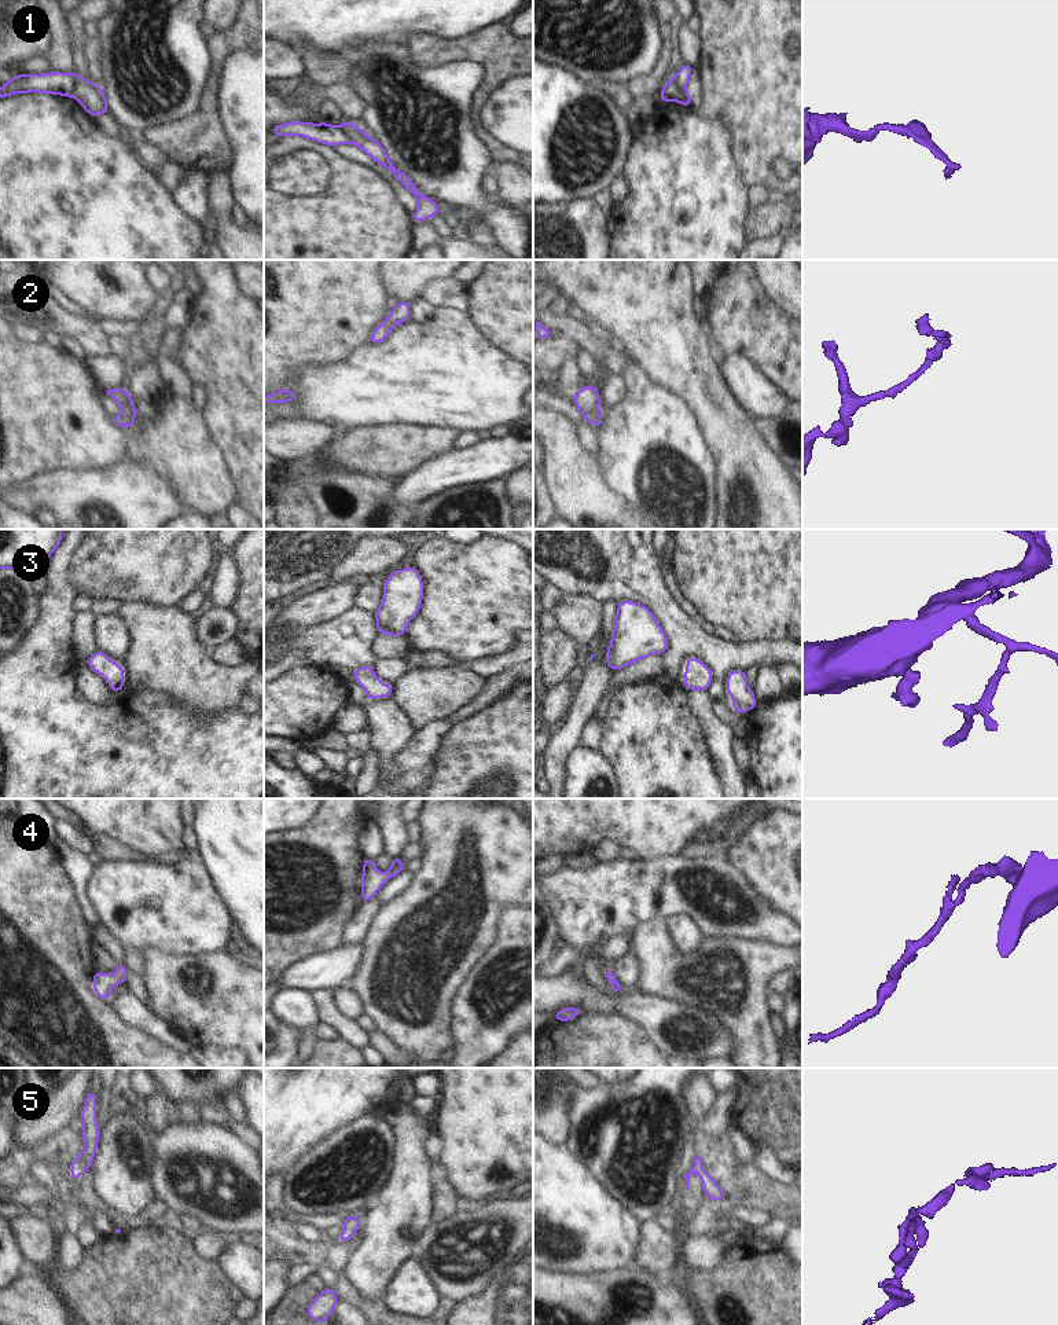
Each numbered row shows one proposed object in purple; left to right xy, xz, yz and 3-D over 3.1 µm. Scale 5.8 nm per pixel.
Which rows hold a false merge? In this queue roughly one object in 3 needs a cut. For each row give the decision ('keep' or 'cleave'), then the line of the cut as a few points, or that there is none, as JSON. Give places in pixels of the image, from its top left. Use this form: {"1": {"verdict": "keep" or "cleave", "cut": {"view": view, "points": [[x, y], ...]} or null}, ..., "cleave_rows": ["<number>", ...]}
{"1": {"verdict": "cleave", "cut": {"view": "xy", "points": [[83, 79], [73, 88], [70, 96]]}}, "2": {"verdict": "keep", "cut": null}, "3": {"verdict": "keep", "cut": null}, "4": {"verdict": "keep", "cut": null}, "5": {"verdict": "keep", "cut": null}, "cleave_rows": ["1"]}

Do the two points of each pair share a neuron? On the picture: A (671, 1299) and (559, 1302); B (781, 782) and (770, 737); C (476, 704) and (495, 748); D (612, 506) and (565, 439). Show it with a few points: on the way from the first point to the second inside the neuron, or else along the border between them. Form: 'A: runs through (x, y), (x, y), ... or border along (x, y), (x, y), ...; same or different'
A: runs through (643, 1284), (617, 1283), (587, 1302); same
B: runs through (781, 771), (781, 748); same
C: border along (504, 692), (489, 704), (451, 726); different
D: runs through (595, 490), (565, 459), (565, 455); same

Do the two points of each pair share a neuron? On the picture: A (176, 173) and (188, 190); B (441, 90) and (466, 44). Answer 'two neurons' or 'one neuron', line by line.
A: two neurons
B: two neurons

